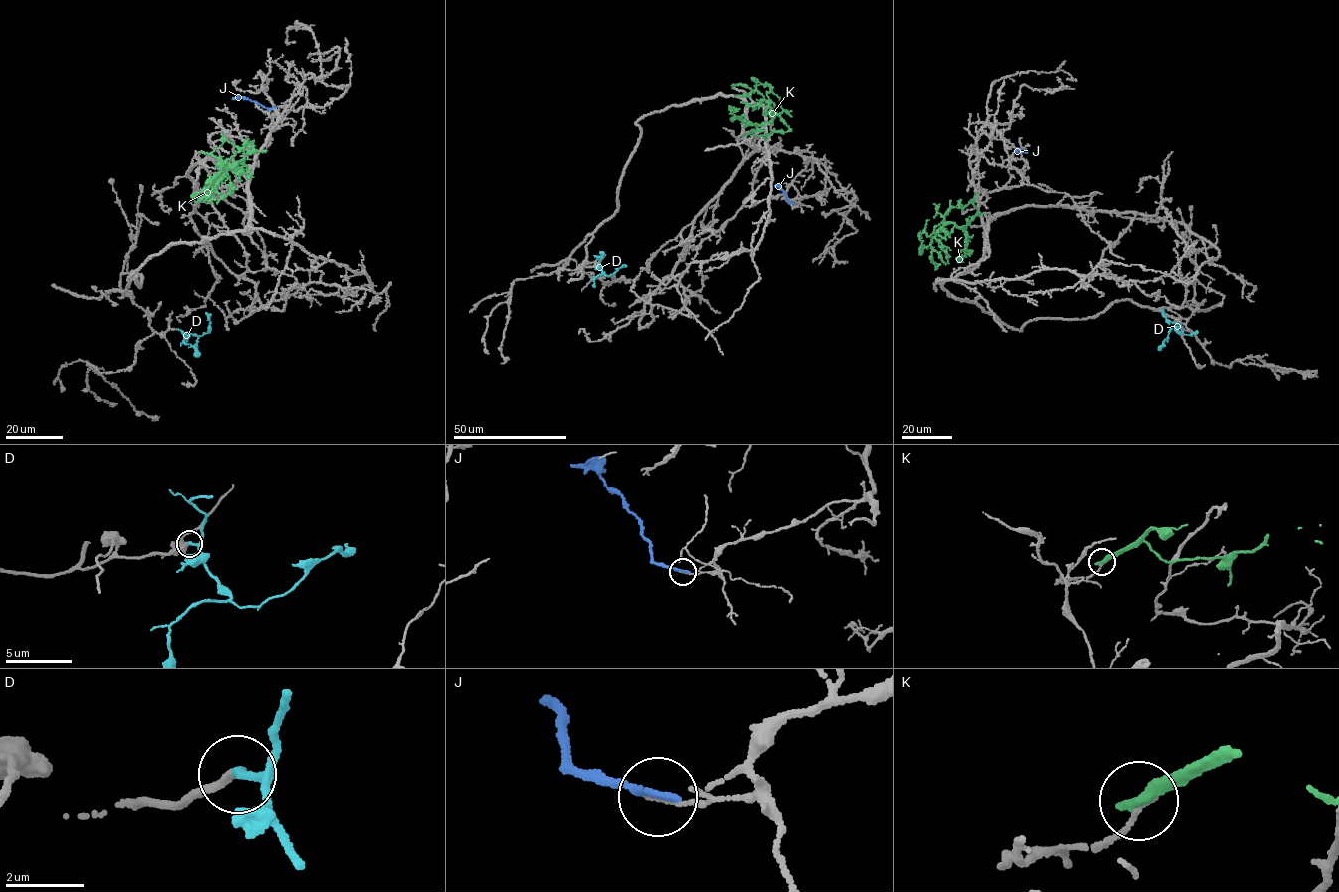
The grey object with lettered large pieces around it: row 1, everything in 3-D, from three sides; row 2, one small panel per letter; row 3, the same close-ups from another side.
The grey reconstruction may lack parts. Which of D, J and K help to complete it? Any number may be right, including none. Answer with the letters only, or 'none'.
D

